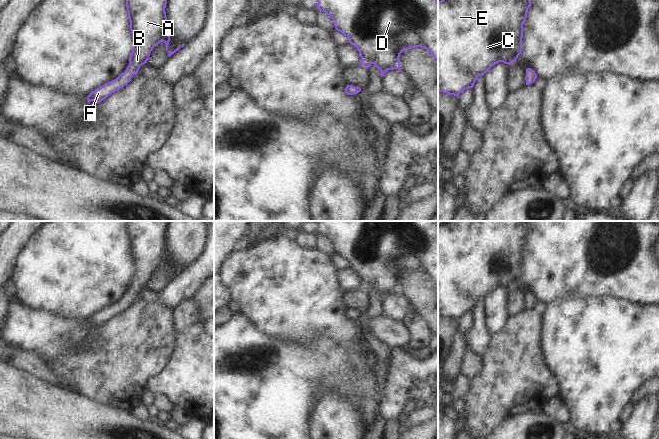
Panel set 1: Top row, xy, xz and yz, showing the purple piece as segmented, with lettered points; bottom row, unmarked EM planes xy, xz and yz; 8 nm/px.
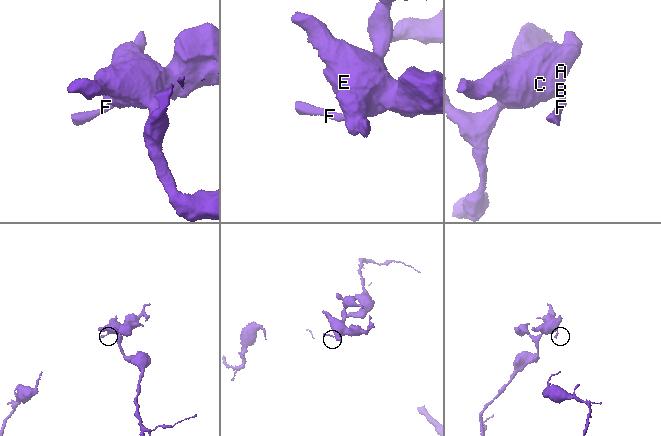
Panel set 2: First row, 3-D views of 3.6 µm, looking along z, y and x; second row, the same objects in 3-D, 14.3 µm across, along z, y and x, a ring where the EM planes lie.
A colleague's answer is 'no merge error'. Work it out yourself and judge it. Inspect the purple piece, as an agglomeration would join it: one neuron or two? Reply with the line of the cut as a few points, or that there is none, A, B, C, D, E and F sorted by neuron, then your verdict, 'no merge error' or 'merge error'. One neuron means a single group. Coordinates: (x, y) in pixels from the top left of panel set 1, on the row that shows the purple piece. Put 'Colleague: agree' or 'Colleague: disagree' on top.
Colleague: agree
no cut | A B C D E F | no merge error

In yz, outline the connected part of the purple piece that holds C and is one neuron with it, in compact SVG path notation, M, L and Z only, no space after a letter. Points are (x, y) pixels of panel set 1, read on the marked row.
M441 0L438 2L438 92L457 96L468 88L473 88L479 76L484 75L493 65L503 62L510 65L522 51L523 24L531 0Z

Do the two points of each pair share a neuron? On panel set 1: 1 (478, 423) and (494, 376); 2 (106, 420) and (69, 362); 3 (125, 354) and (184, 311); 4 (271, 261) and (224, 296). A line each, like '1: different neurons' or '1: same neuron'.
1: same neuron
2: different neurons
3: different neurons
4: different neurons

